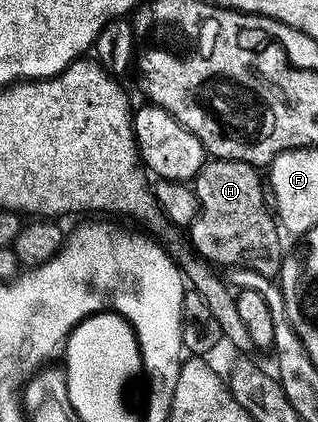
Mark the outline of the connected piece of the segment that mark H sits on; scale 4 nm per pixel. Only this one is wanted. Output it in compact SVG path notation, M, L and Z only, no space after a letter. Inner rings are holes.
M210 158L206 162L205 166L202 167L201 171L197 174L195 180L195 190L197 193L197 216L193 218L193 222L188 224L187 231L189 231L189 239L193 242L193 247L200 258L208 261L210 264L218 265L217 263L222 263L225 269L231 267L246 267L247 269L255 269L259 273L264 275L276 276L281 270L281 261L283 258L283 252L281 252L281 235L282 232L279 230L278 220L275 218L274 212L271 207L265 203L263 189L265 183L263 182L263 175L258 168L254 167L252 163L245 163L242 159L215 159Z

